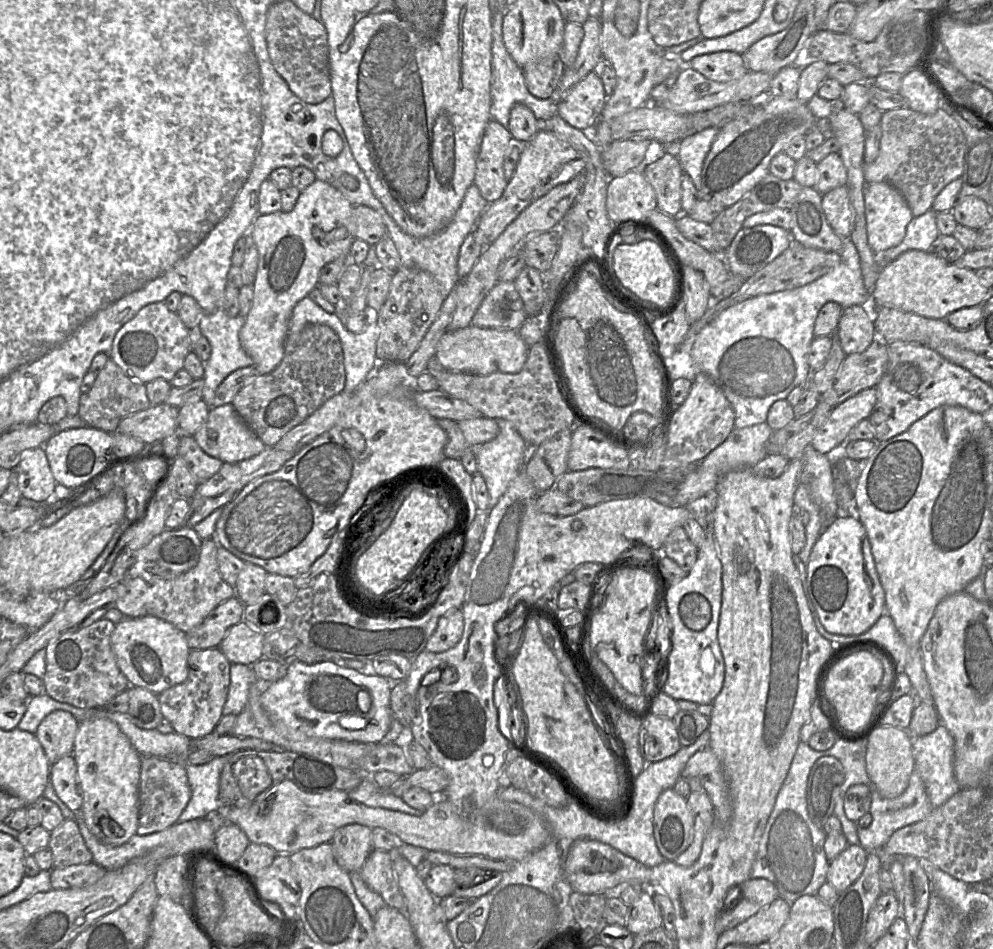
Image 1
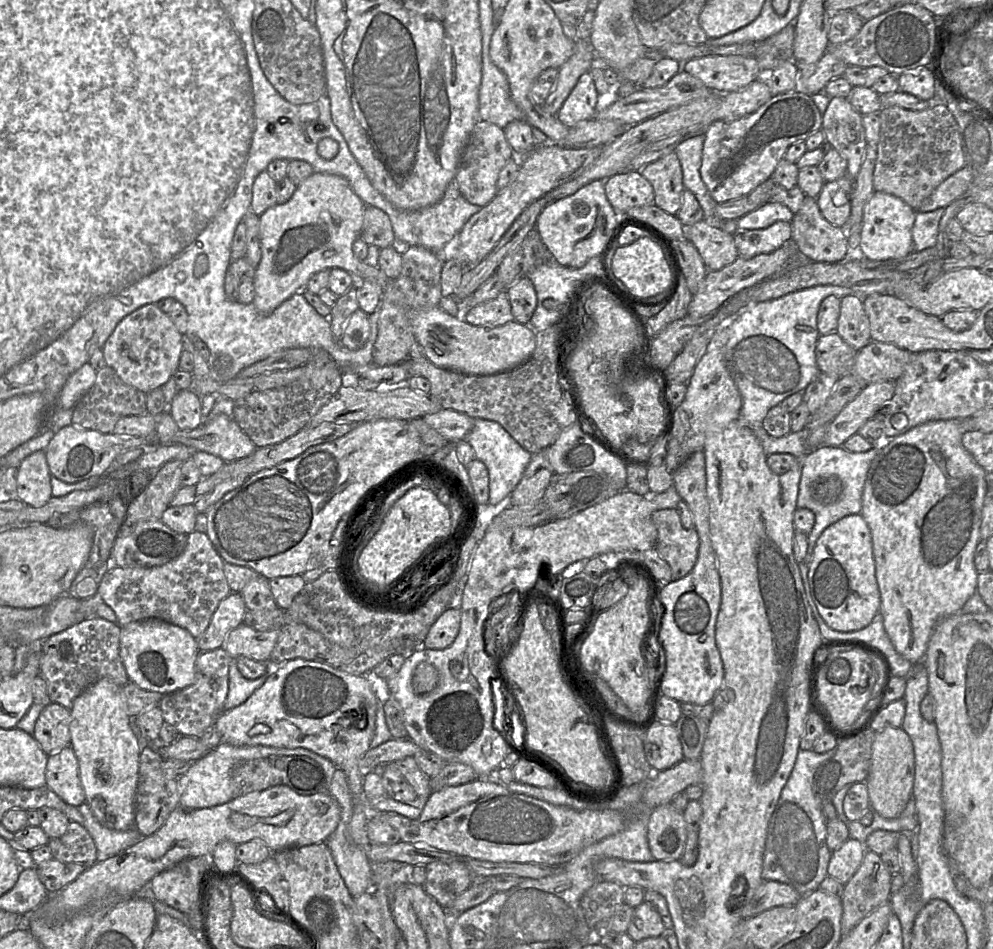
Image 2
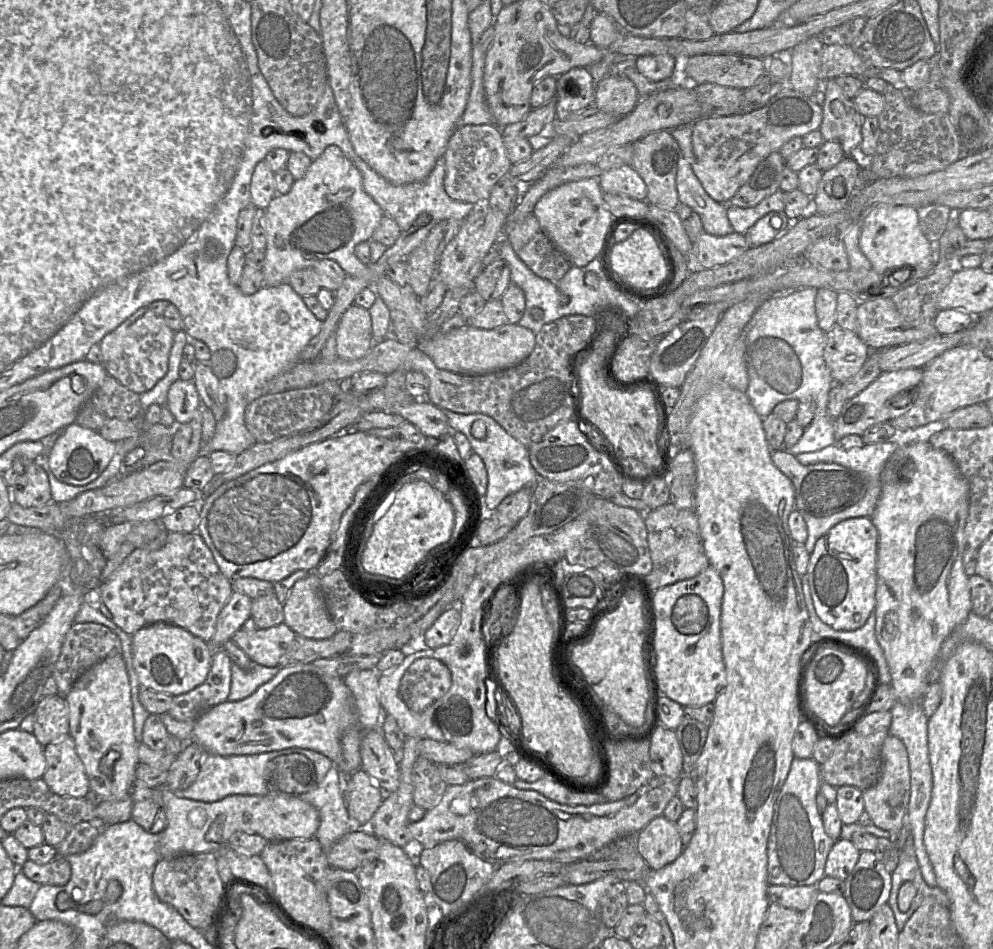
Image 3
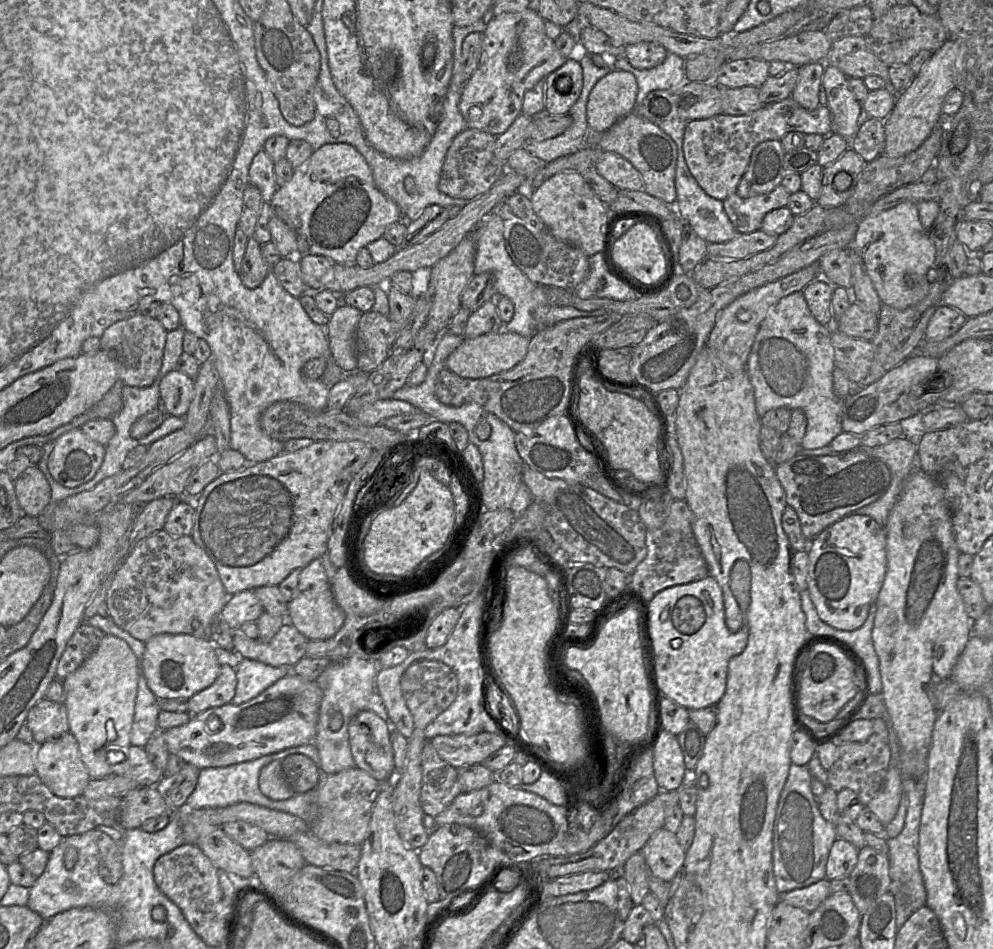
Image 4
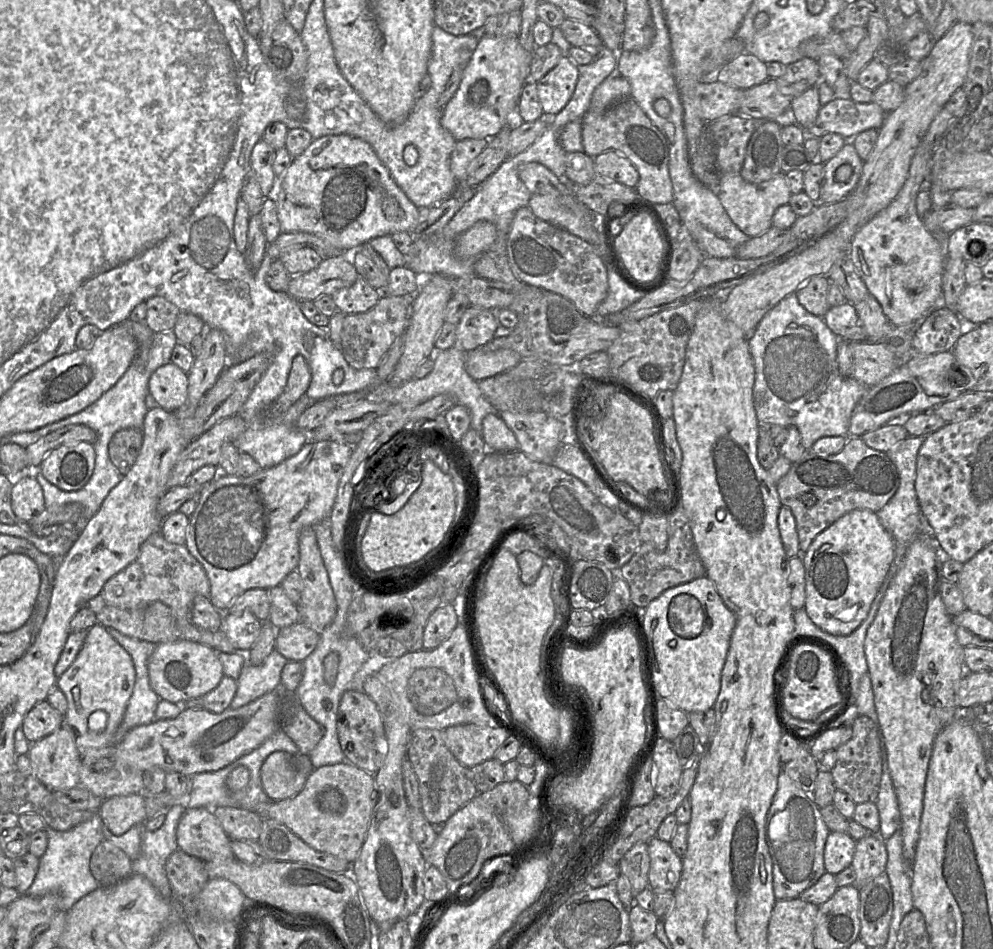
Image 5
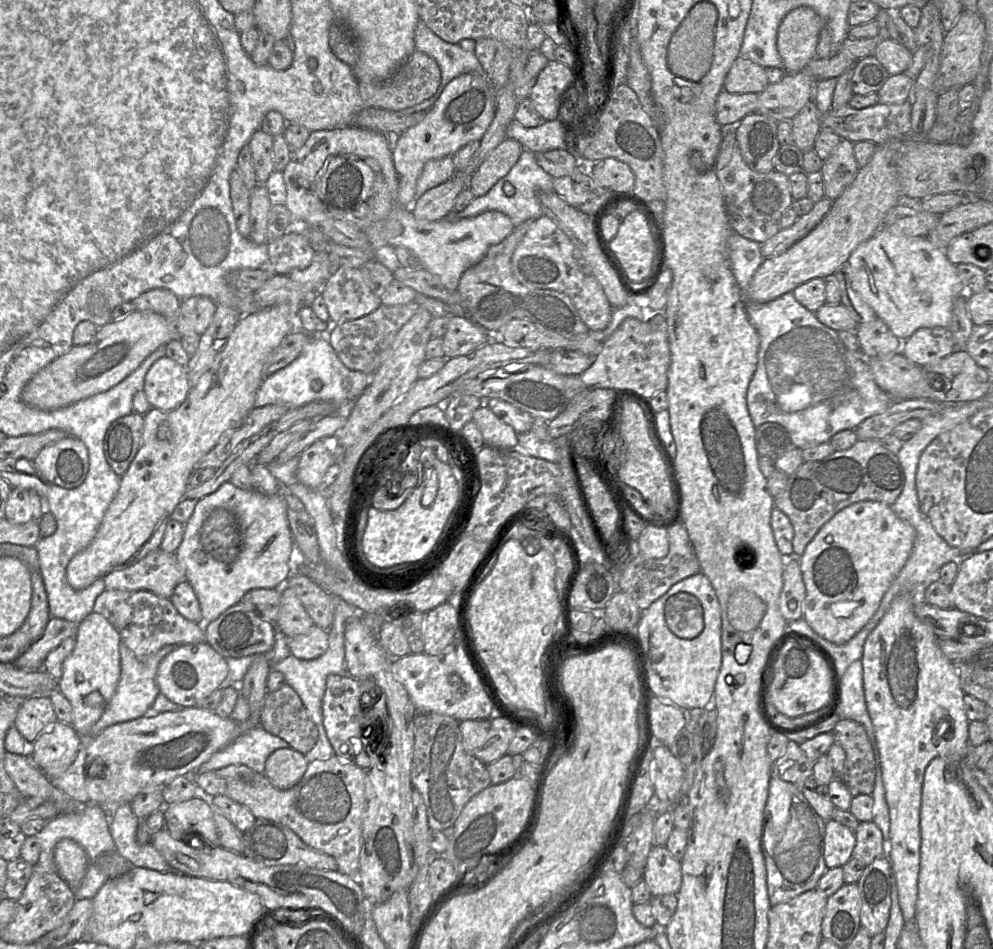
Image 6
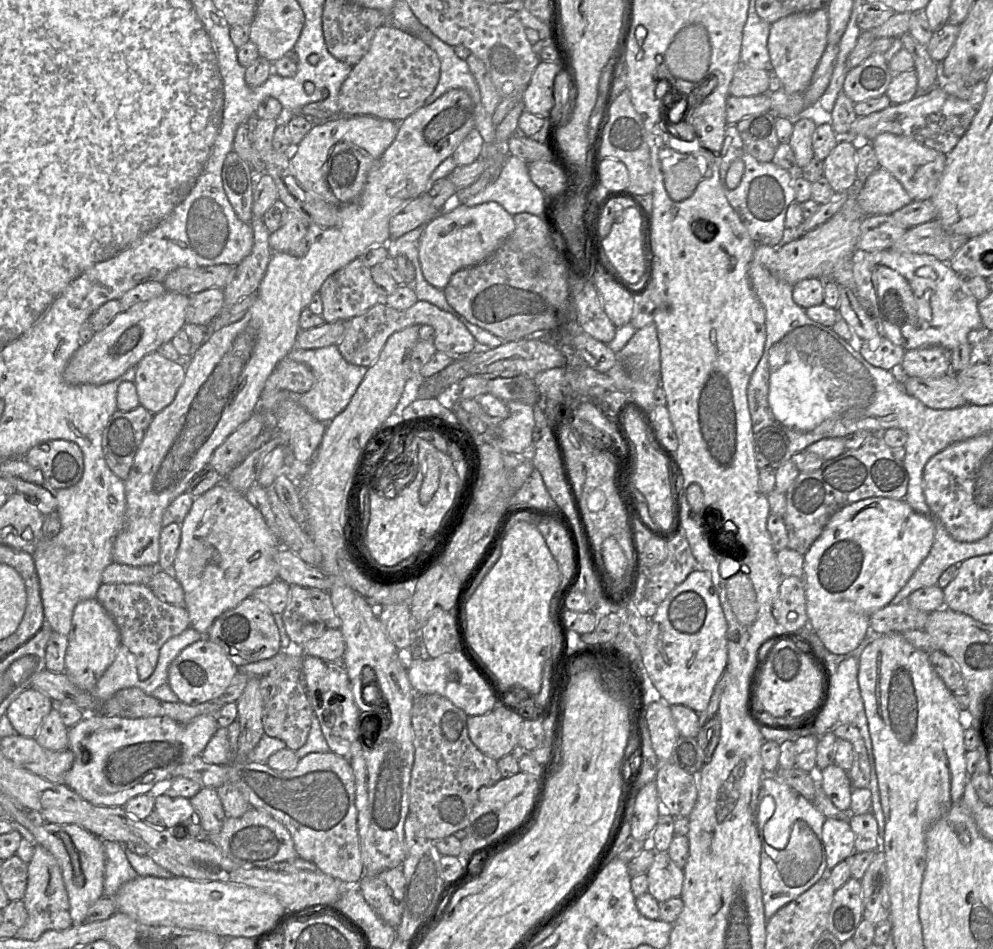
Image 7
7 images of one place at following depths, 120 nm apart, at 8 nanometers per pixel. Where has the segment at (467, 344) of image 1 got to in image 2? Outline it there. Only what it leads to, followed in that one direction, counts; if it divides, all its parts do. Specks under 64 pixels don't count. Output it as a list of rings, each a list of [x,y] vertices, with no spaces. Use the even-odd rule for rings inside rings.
[[[436,306],[413,312],[411,325],[427,359],[437,367],[469,375],[493,375],[511,371],[527,362],[536,347],[536,334],[514,321],[500,326],[474,326],[463,317],[451,316]]]

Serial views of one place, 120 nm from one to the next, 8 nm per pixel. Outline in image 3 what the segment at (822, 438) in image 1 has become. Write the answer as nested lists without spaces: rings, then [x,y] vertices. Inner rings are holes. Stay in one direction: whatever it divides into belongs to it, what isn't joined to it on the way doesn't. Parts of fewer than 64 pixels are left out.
[[[910,368],[910,369],[881,373],[881,375],[875,381],[873,381],[867,388],[865,388],[863,391],[861,391],[859,394],[857,394],[856,396],[854,396],[845,403],[841,414],[835,420],[834,435],[836,443],[847,435],[862,436],[865,430],[868,429],[870,426],[881,422],[890,422],[891,420],[906,413],[906,411],[908,411],[912,407],[913,402],[915,402],[915,400],[917,399],[917,392],[916,391],[913,392],[913,388],[920,383],[922,376],[923,376],[922,368]],[[902,391],[906,391],[905,398],[907,404],[903,408],[895,408],[891,405],[892,399]]]

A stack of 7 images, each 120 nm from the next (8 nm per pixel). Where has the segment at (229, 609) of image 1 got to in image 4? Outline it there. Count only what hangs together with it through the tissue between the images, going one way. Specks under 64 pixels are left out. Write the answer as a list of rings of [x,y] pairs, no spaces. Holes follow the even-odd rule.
[[[244,590],[228,596],[220,612],[221,619],[234,631],[245,622],[256,622],[264,608],[252,590]]]

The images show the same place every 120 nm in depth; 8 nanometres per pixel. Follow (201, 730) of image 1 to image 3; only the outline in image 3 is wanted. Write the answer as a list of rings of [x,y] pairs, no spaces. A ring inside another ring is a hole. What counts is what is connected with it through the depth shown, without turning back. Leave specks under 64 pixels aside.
[[[224,650],[213,651],[211,668],[204,683],[185,694],[174,696],[168,714],[179,721],[195,722],[212,707],[228,701],[231,663]]]

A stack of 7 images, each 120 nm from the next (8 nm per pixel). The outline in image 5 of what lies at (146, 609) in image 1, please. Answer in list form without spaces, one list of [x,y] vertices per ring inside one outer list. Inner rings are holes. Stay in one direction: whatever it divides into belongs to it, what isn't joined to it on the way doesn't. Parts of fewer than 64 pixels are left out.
[[[159,531],[141,545],[134,562],[104,584],[101,593],[106,605],[121,609],[135,609],[153,601],[161,601],[170,607],[177,623],[185,626],[192,624],[194,598],[199,595],[209,597],[210,582],[203,566],[185,545],[166,541]]]

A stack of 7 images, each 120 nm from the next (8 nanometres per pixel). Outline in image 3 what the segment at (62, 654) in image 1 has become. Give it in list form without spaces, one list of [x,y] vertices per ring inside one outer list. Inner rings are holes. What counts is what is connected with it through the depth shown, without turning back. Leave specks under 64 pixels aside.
[[[74,623],[65,636],[60,655],[55,663],[52,677],[55,679],[57,695],[65,698],[76,681],[91,667],[108,657],[122,655],[119,637],[108,627],[98,623]]]

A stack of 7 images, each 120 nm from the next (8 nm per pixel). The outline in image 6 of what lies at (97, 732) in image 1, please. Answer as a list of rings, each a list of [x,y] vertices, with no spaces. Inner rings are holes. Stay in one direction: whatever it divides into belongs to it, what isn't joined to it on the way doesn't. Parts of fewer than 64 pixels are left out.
[[[91,612],[78,624],[75,639],[73,652],[63,662],[58,691],[72,706],[71,725],[86,740],[91,738],[93,725],[101,718],[116,692],[121,673],[119,651],[121,637],[104,616]]]

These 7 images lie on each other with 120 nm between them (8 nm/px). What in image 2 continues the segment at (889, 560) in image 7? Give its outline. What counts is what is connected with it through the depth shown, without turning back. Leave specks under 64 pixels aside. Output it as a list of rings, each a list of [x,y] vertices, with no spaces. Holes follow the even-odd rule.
[[[861,514],[848,515],[827,527],[818,538],[809,564],[813,600],[833,630],[853,632],[868,626],[880,608],[870,528]]]

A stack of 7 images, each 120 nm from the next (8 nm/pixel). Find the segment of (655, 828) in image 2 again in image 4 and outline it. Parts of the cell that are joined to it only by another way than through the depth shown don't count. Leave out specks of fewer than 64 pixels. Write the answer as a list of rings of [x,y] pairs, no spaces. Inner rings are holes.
[[[662,827],[649,838],[642,848],[642,853],[651,874],[670,883],[682,868],[686,851],[679,844],[676,833]]]

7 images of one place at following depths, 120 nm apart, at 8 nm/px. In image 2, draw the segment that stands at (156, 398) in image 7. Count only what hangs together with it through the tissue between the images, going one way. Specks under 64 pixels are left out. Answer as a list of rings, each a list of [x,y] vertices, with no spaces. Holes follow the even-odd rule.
[[[178,390],[168,412],[180,430],[193,430],[204,423],[201,396],[193,390]]]

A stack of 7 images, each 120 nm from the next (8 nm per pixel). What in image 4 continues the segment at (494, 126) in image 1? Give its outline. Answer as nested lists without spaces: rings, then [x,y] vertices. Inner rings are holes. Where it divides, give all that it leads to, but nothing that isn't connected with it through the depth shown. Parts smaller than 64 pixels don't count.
[[[471,128],[459,133],[447,150],[438,184],[439,190],[453,198],[473,200],[488,191],[506,171],[512,171],[506,162],[498,160],[494,155],[496,137]]]

